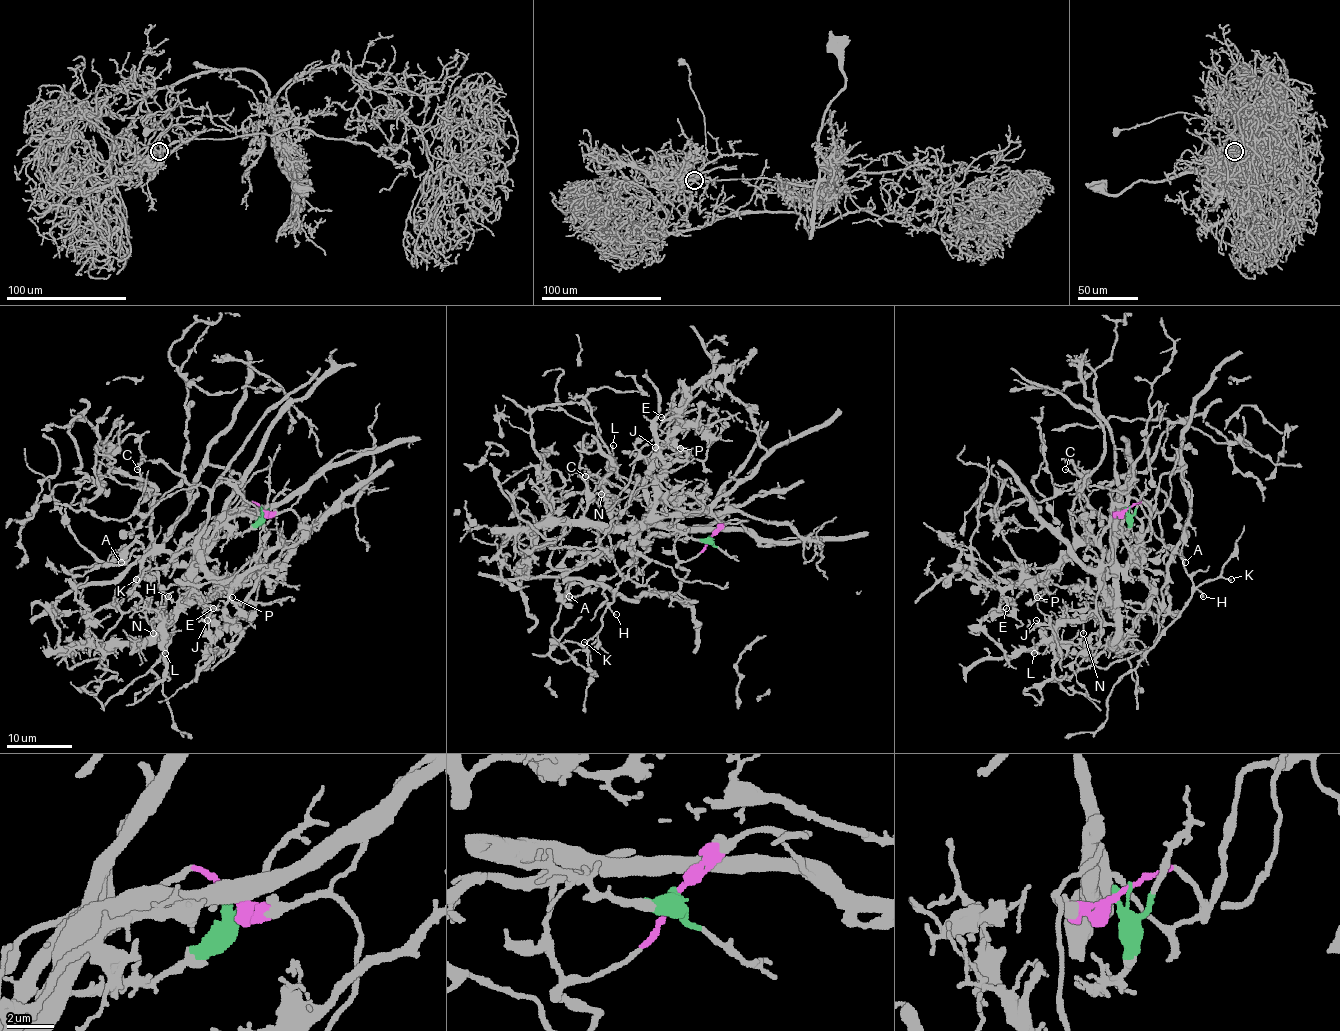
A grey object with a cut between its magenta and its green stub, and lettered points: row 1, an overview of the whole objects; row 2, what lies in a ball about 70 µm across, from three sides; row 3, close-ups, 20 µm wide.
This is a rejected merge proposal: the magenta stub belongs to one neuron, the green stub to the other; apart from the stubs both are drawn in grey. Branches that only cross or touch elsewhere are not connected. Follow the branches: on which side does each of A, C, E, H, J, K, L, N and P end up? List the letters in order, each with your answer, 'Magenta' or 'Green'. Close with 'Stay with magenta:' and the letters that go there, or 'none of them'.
A: Magenta
C: Green
E: Green
H: Magenta
J: Green
K: Magenta
L: Green
N: Green
P: Green
Stay with magenta: A, H, K

